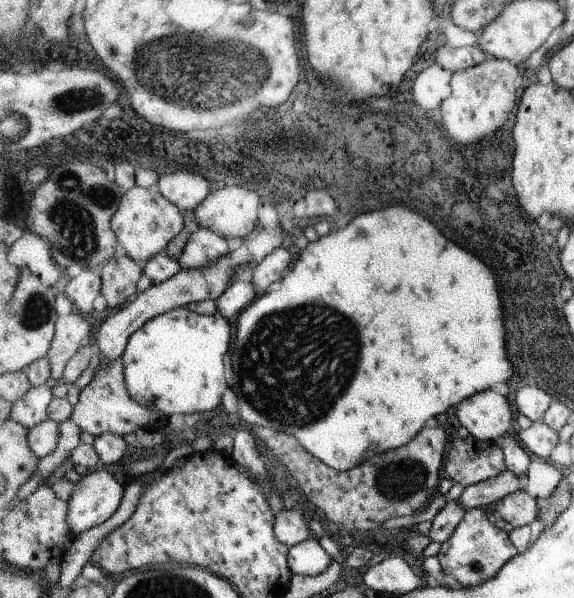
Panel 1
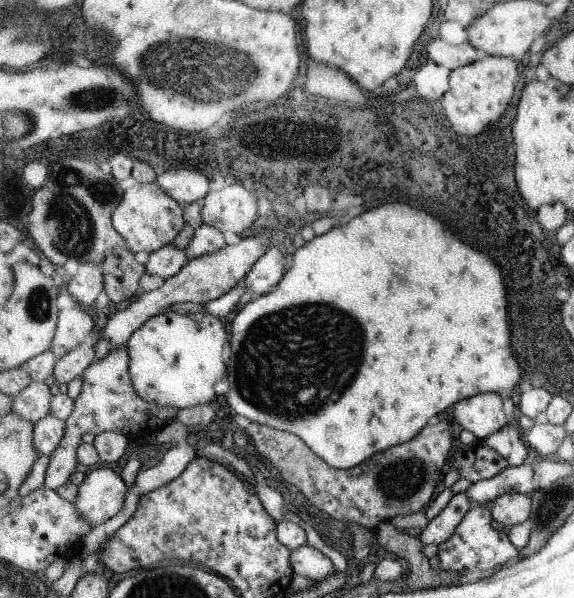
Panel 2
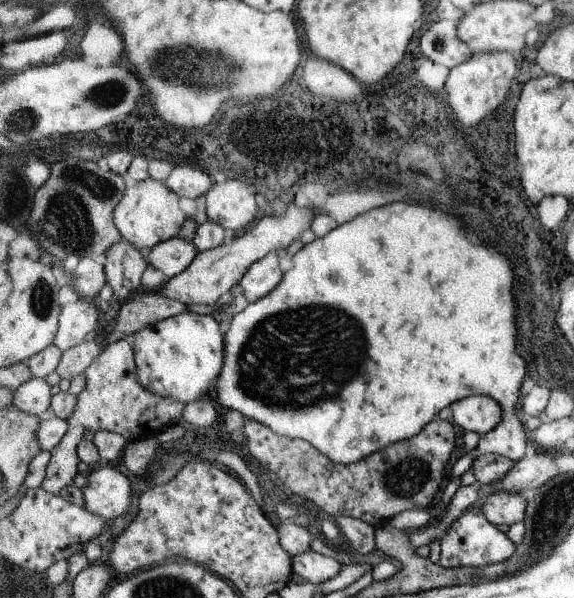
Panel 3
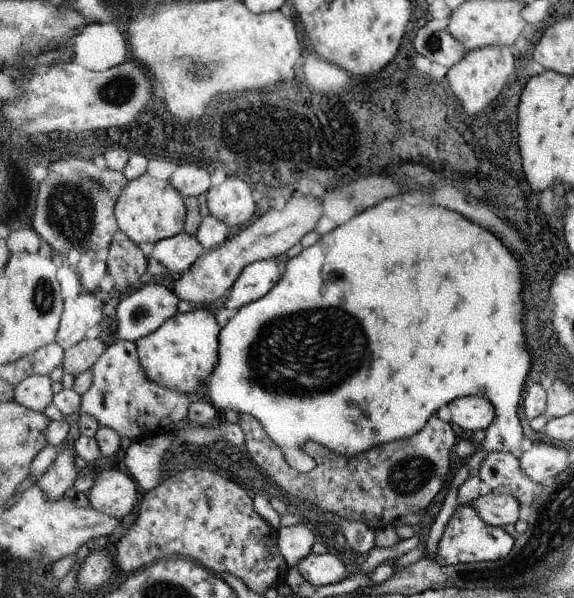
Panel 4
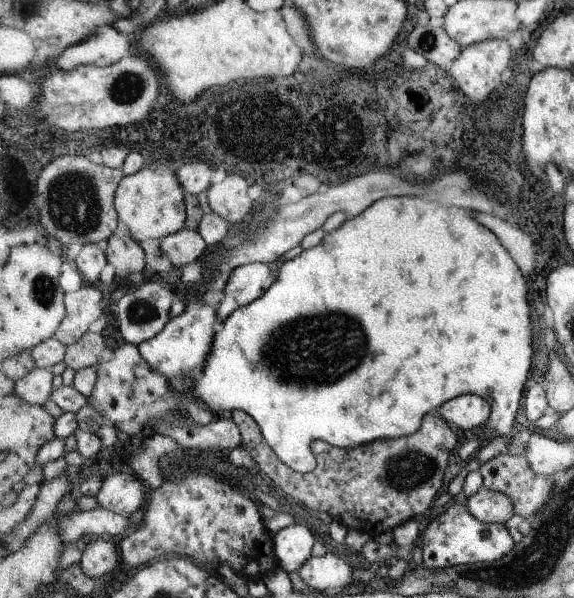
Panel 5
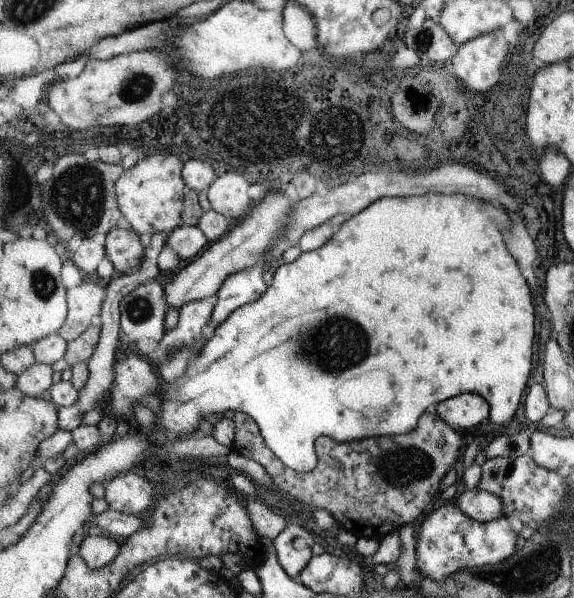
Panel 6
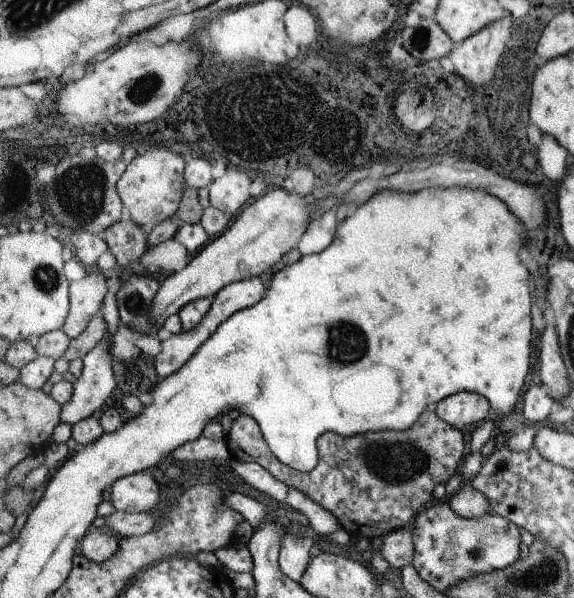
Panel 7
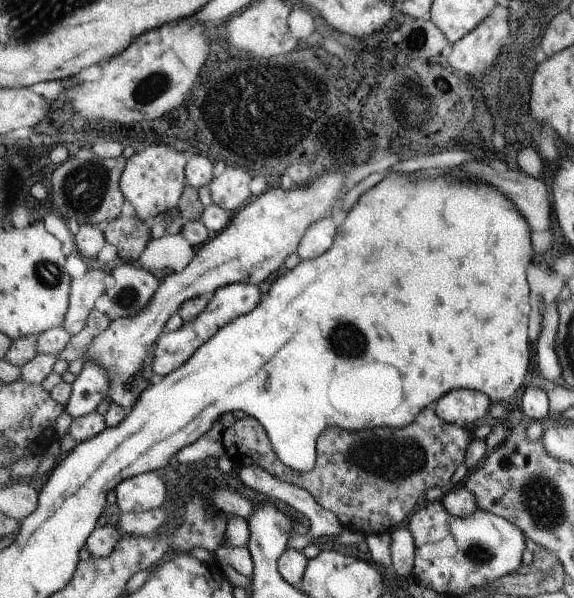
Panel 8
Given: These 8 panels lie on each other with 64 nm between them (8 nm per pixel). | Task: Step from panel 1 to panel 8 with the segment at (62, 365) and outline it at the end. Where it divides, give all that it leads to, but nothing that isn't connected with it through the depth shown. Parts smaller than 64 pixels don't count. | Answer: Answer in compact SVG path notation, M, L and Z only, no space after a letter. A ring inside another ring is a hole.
M92 268L82 278L73 279L73 296L67 320L64 324L72 336L78 336L88 326L98 300L108 293L106 273Z

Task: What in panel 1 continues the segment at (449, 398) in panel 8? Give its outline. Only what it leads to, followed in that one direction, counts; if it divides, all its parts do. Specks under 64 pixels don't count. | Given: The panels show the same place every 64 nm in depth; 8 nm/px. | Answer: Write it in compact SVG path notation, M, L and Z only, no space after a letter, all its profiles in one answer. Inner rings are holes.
M493 390L474 394L457 406L461 426L482 443L495 441L512 430L512 408L506 398Z

